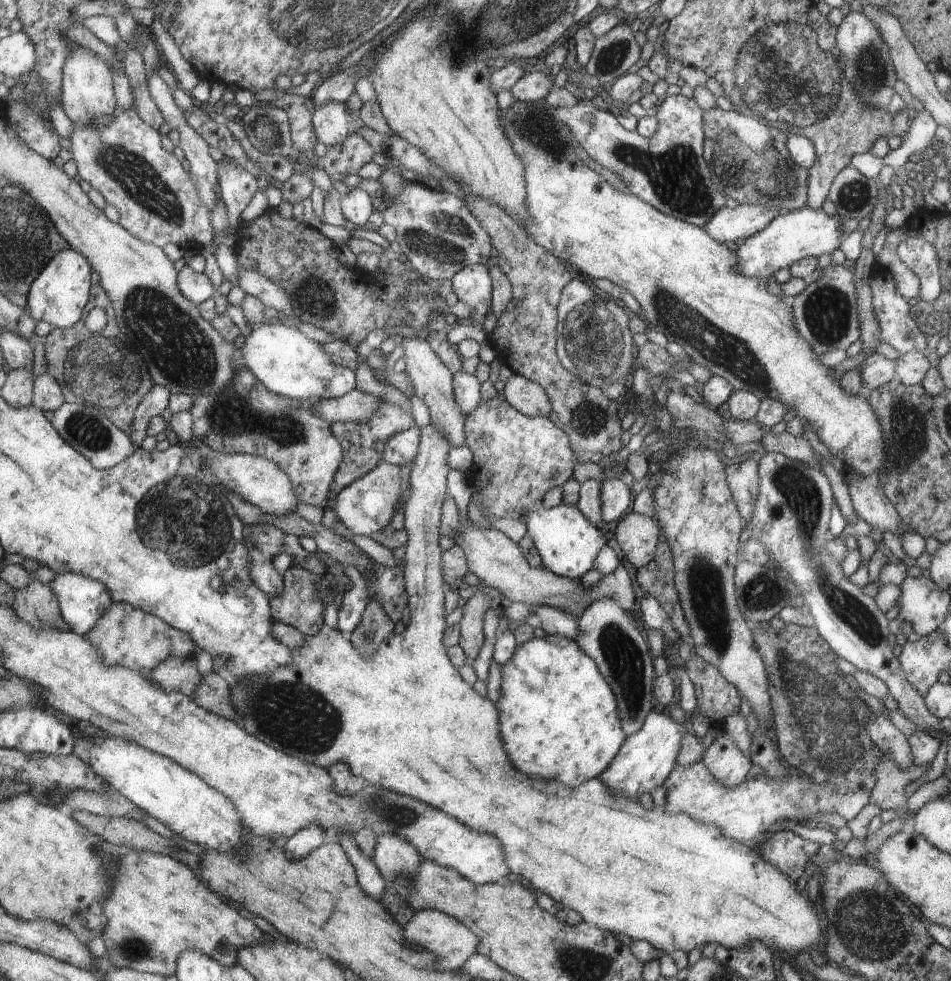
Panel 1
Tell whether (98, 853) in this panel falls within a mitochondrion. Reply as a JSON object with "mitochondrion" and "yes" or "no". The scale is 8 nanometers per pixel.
{"mitochondrion":"yes"}

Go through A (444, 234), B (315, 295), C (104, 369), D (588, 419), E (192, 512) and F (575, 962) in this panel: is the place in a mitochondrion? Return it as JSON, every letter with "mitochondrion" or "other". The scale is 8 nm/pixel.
{"A":"mitochondrion","B":"mitochondrion","C":"mitochondrion","D":"mitochondrion","E":"mitochondrion","F":"mitochondrion"}

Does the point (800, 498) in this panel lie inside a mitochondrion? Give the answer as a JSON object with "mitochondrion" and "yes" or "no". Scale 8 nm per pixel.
{"mitochondrion":"yes"}

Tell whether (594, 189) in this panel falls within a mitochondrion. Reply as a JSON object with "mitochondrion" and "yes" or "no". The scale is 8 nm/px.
{"mitochondrion":"no"}

